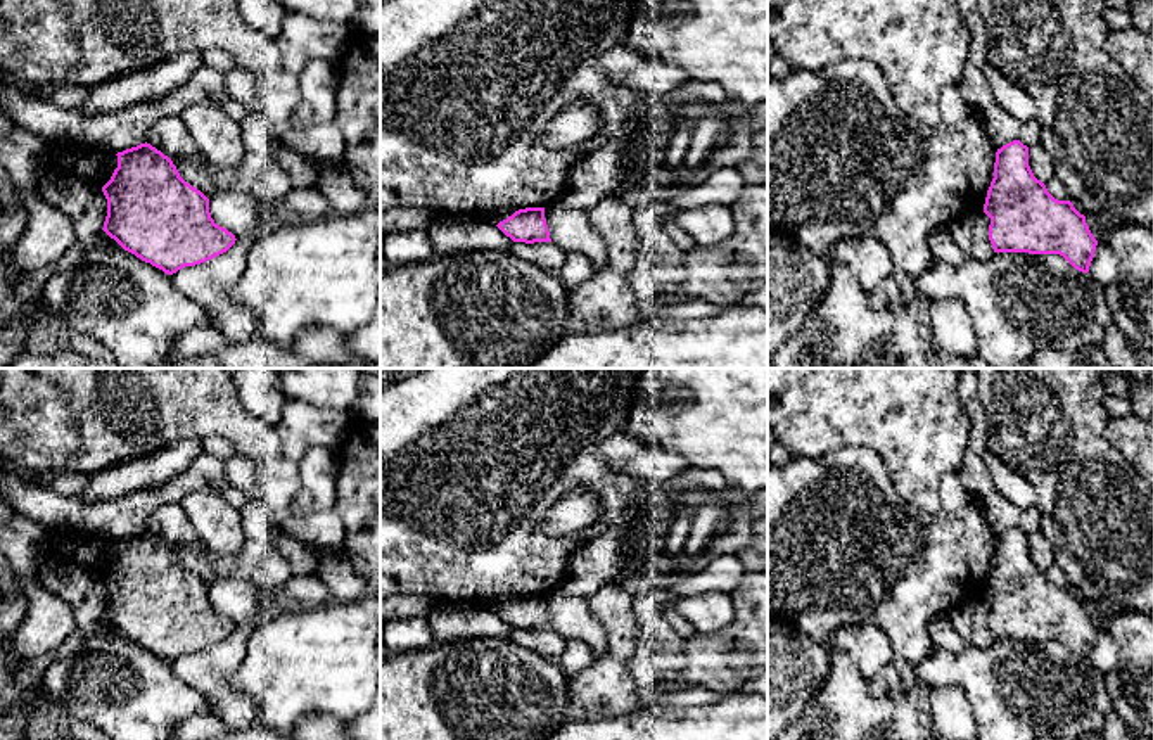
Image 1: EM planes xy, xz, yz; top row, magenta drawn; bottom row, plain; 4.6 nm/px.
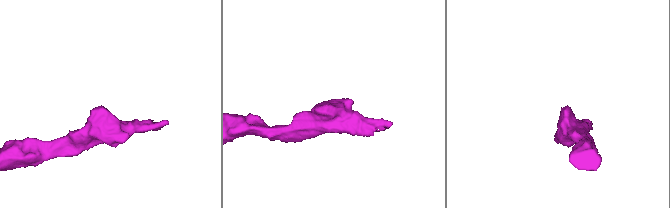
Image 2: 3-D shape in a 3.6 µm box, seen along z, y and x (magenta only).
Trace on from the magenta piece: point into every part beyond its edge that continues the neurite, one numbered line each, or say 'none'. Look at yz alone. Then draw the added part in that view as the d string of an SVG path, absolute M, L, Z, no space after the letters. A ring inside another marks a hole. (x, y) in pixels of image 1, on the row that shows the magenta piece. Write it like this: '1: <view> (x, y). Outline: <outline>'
none

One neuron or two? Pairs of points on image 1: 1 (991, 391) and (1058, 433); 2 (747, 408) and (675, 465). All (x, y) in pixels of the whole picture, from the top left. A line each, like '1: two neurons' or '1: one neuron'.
1: one neuron
2: two neurons

